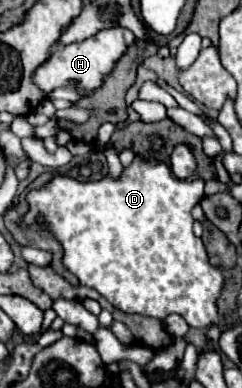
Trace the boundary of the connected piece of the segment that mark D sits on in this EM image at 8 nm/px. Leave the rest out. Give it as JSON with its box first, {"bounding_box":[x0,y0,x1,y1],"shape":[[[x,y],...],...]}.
{"bounding_box":[24,155,224,327],"shape":[[[136,155],[134,161],[124,167],[118,179],[106,175],[100,181],[80,183],[66,175],[54,175],[44,187],[38,187],[26,195],[28,211],[24,215],[24,223],[34,225],[38,223],[38,217],[42,217],[48,231],[64,249],[64,267],[78,277],[80,285],[96,289],[116,309],[156,319],[178,313],[190,327],[210,327],[218,323],[214,301],[222,289],[224,275],[220,269],[210,265],[202,239],[196,237],[192,231],[194,219],[190,211],[202,197],[202,181],[180,181],[162,161]]]}

